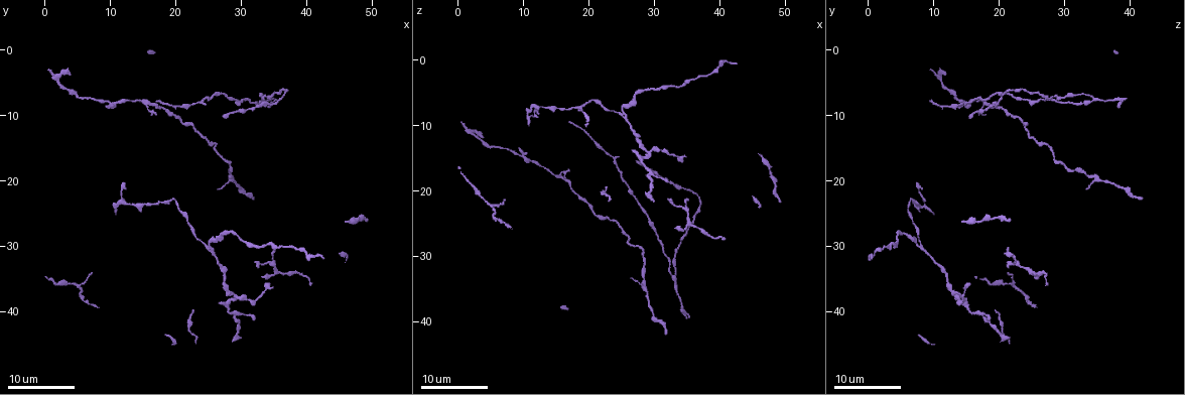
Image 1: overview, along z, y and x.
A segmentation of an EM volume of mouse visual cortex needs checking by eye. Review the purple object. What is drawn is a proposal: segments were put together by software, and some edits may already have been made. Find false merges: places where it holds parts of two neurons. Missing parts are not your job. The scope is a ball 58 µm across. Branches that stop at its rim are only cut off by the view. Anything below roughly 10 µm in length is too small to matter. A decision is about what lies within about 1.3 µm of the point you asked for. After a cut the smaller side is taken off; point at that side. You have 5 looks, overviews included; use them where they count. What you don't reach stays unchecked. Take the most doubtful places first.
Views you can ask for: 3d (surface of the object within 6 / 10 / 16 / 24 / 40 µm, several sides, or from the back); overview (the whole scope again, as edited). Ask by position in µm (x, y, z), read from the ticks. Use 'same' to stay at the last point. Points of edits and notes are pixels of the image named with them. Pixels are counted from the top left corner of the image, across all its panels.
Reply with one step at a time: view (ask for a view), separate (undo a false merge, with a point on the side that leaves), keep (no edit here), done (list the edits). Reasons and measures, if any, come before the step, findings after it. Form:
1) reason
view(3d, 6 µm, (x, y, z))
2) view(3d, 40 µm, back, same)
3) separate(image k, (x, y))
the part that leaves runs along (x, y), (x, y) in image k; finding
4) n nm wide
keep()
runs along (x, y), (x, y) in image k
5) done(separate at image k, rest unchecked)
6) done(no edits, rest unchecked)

small branch off a trunk
view(3d, 16 µm, (33.5, 7.5, 34.5))

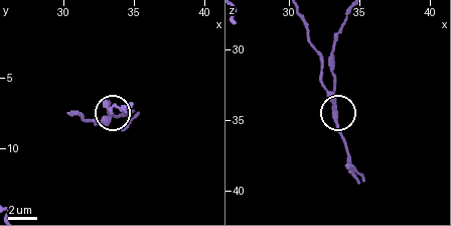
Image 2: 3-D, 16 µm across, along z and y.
view(3d, 6 µm, same)

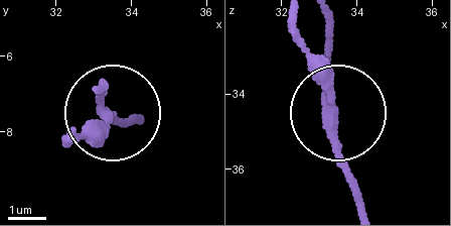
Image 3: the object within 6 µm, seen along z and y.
keep()
runs along (296, 18), (328, 108), (324, 18) in image 3; all the same neuron

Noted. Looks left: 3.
side arm on a straight run
view(3d, 16 µm, (29.5, 37.5, 14.0))

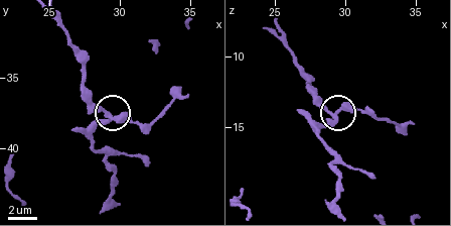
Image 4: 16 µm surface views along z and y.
view(3d, 10 µm, (29.4, 37.8, 14.2))

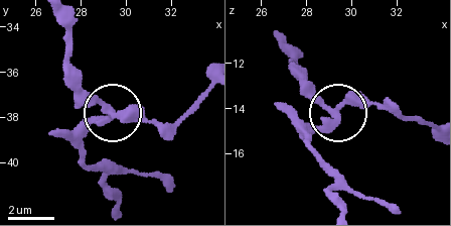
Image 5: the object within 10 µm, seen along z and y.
330 nm wide
keep()
runs along (276, 34), (290, 64), (332, 110), (318, 125), (297, 131) in image 5; all the same neuron

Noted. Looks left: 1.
done(no edits, rest unchecked)

